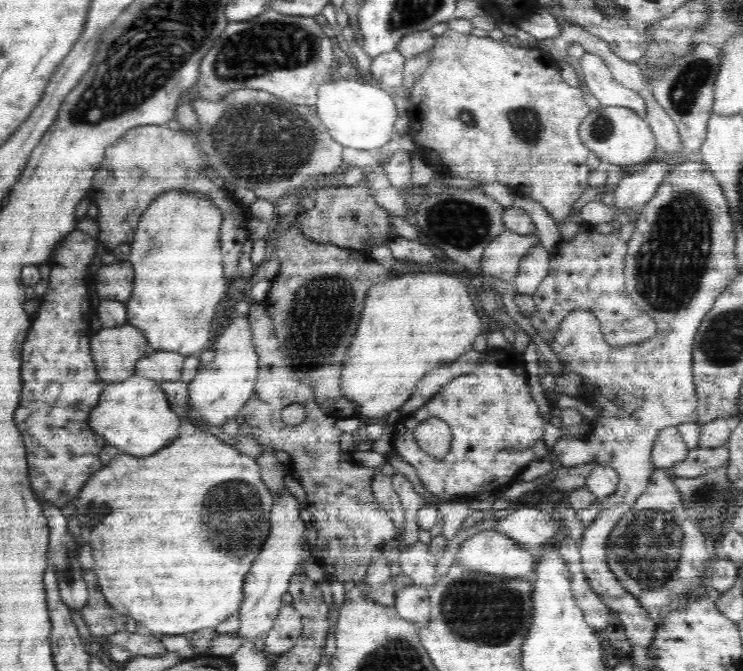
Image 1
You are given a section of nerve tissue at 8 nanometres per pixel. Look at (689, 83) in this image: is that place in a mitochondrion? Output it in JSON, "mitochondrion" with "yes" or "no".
{"mitochondrion":"yes"}

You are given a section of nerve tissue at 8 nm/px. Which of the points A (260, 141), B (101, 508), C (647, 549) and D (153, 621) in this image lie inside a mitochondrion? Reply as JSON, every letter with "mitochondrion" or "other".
{"A":"mitochondrion","B":"mitochondrion","C":"mitochondrion","D":"other"}

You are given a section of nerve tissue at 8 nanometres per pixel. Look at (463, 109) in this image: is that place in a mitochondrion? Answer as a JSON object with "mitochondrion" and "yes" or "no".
{"mitochondrion":"yes"}

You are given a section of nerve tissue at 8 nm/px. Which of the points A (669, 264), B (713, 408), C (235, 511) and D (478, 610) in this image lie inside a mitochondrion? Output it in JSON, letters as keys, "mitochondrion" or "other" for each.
{"A":"mitochondrion","B":"other","C":"mitochondrion","D":"mitochondrion"}

